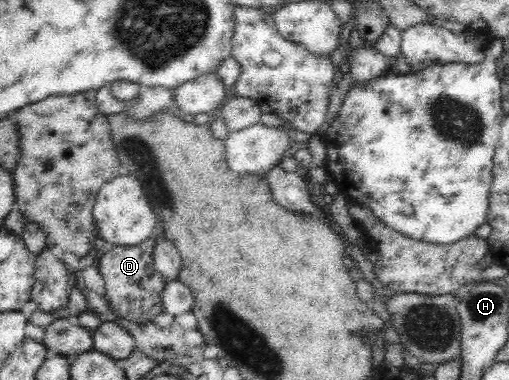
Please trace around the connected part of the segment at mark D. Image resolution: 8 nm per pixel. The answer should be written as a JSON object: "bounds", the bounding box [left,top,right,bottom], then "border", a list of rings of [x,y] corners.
{"bounds":[98,236,167,323],"border":[[[155,236],[136,246],[115,246],[102,255],[98,263],[100,274],[106,281],[106,299],[115,315],[143,323],[163,311],[161,300],[167,280],[153,267],[152,251]]]}

